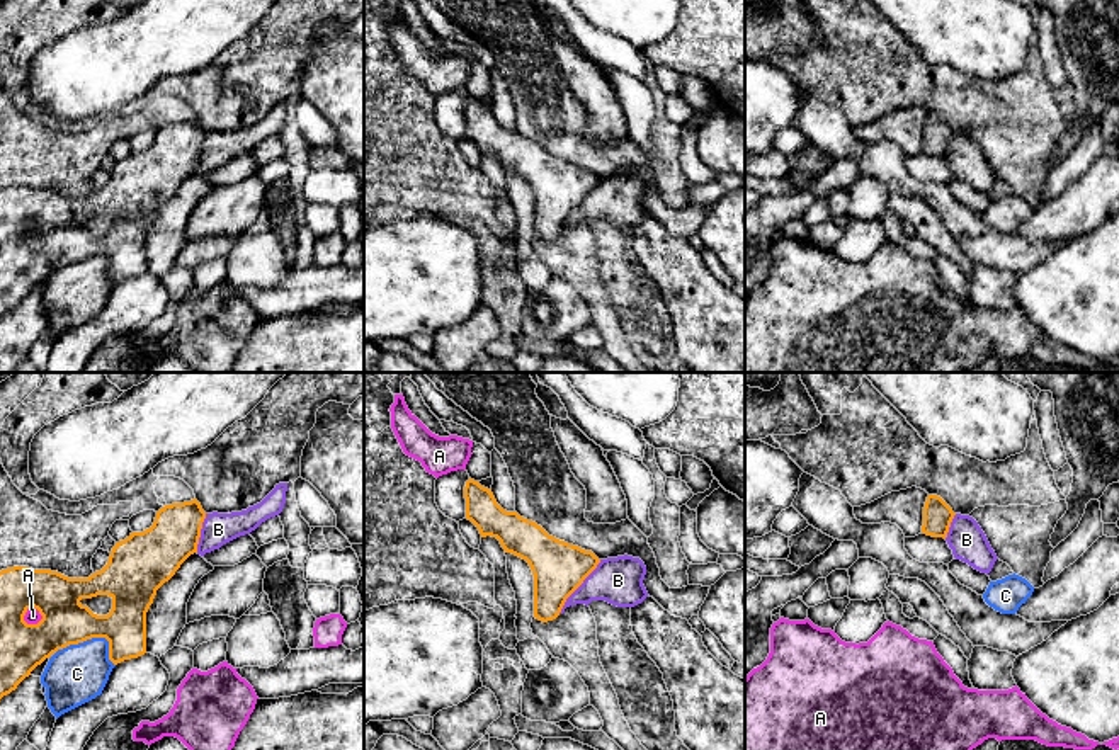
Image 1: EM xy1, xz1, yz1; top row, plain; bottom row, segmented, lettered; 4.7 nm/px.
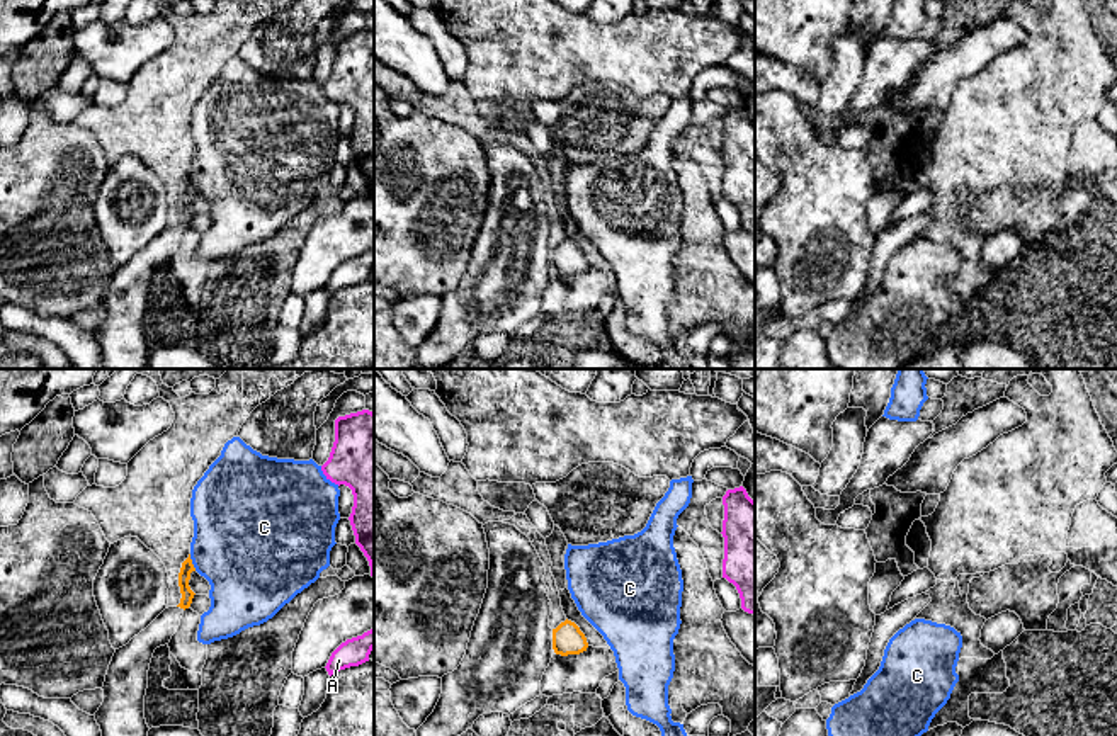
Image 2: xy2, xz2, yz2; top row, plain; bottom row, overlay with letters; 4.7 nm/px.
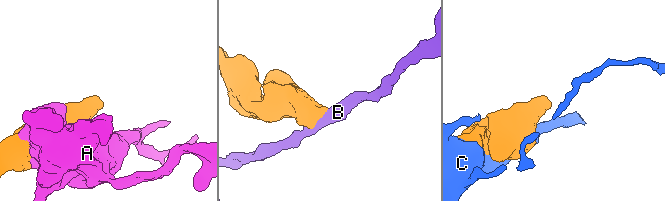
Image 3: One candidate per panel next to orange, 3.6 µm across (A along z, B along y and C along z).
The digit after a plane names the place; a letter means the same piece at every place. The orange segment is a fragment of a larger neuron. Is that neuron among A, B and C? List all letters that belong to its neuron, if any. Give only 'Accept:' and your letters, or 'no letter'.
Accept: no letter

